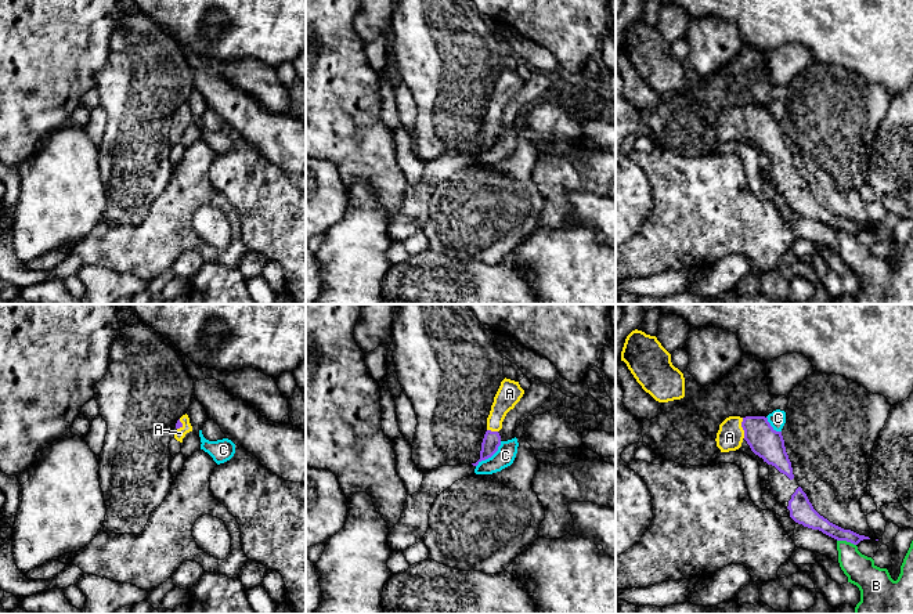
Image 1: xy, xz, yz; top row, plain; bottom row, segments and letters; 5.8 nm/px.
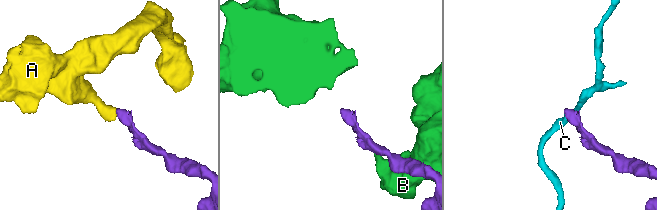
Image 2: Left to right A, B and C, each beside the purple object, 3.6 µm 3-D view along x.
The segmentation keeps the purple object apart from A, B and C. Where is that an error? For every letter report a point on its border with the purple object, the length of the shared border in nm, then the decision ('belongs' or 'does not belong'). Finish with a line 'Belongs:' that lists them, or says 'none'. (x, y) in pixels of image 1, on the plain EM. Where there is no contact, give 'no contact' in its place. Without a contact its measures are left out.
A: meets purple in yz at (742, 116); contact 120 nm long; belongs
B: meets purple in yz at (847, 231); contact 120 nm long; does not belong
C: meets purple in xz at (490, 147); contact 220 nm long; does not belong
Belongs: A

